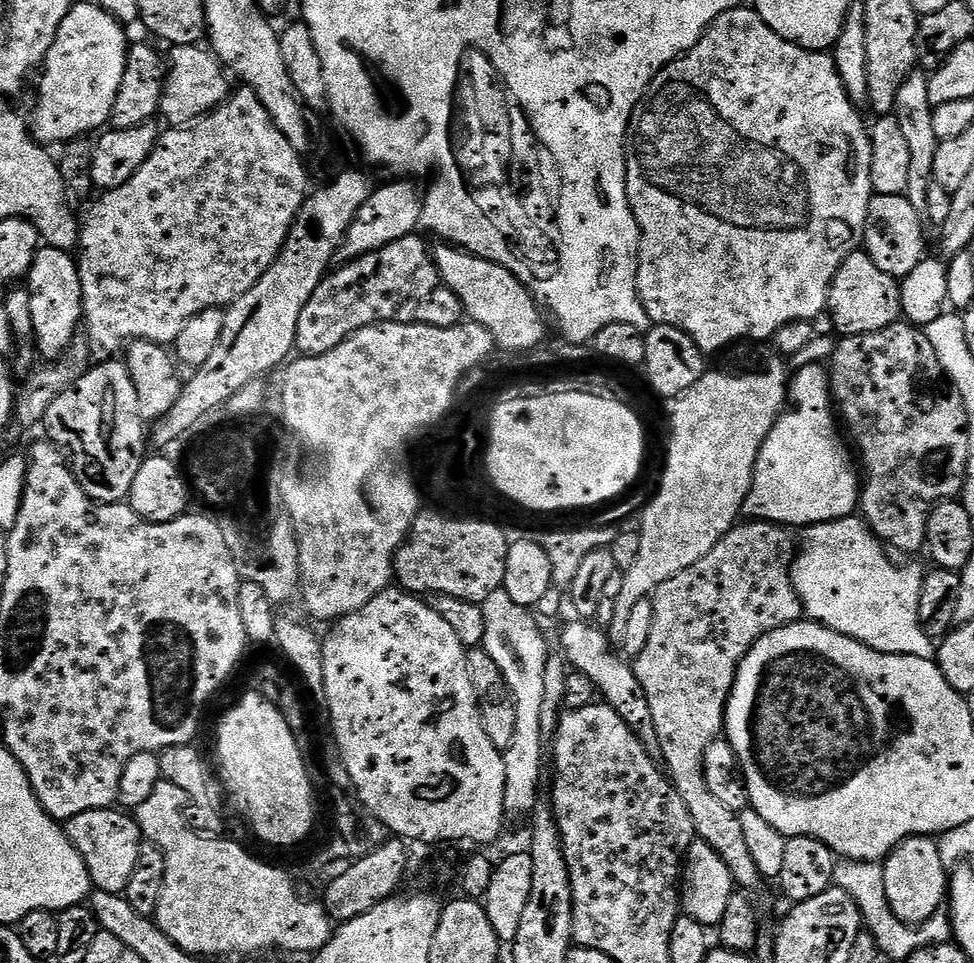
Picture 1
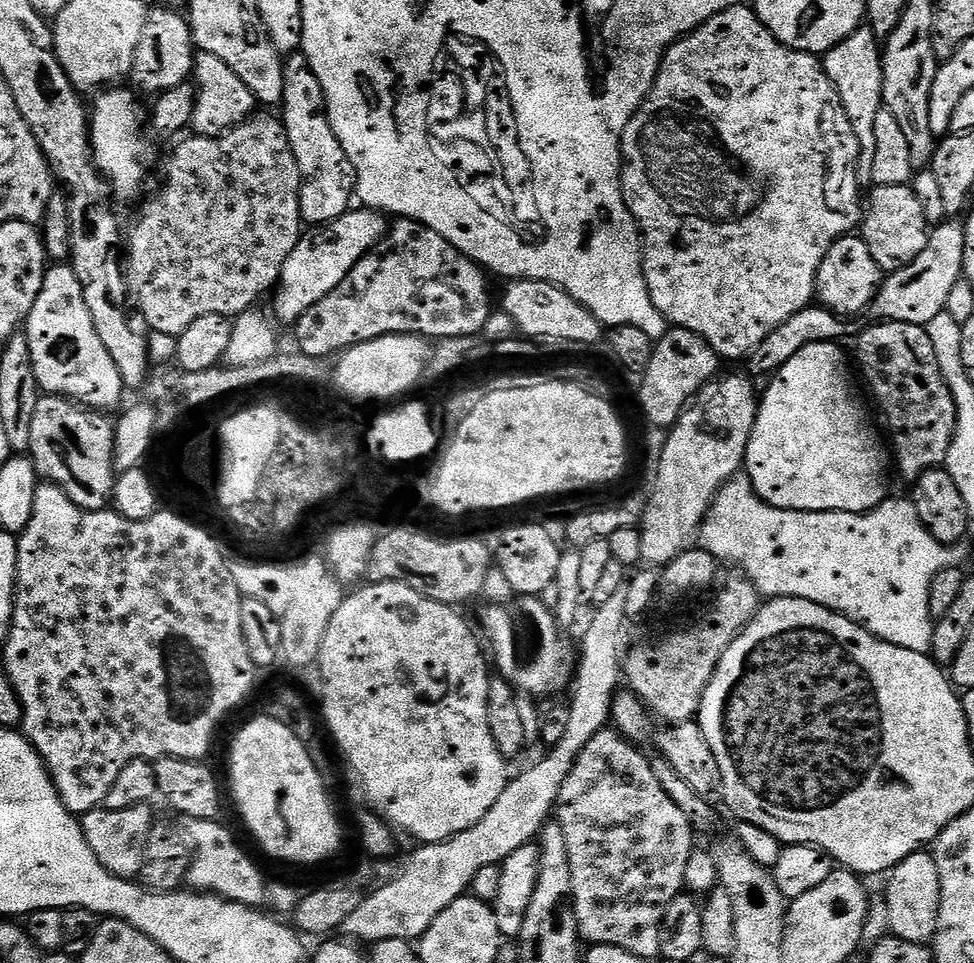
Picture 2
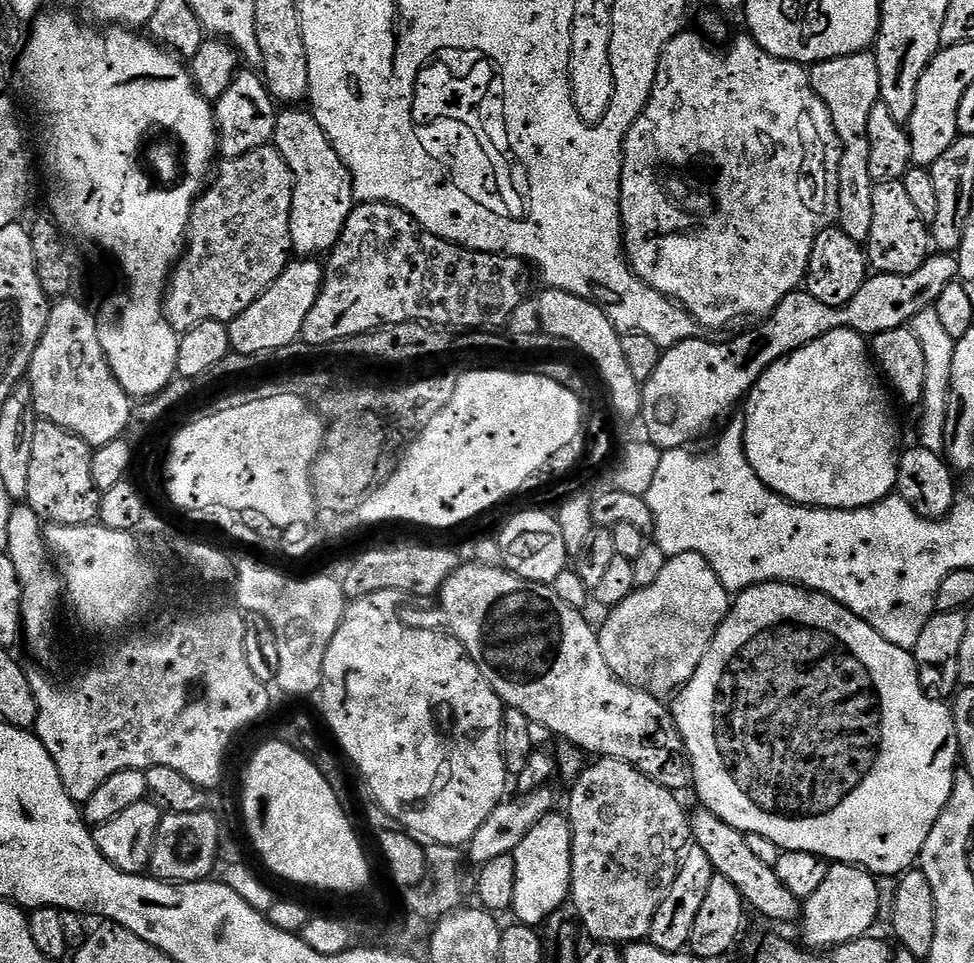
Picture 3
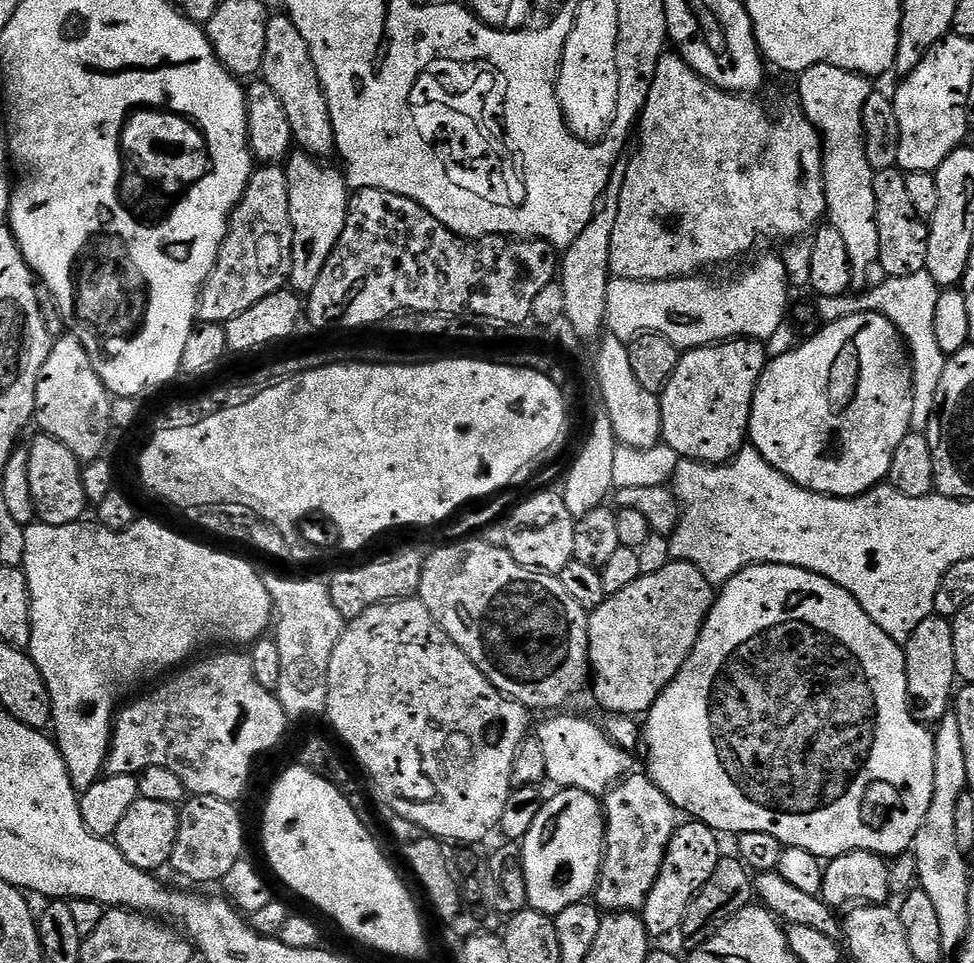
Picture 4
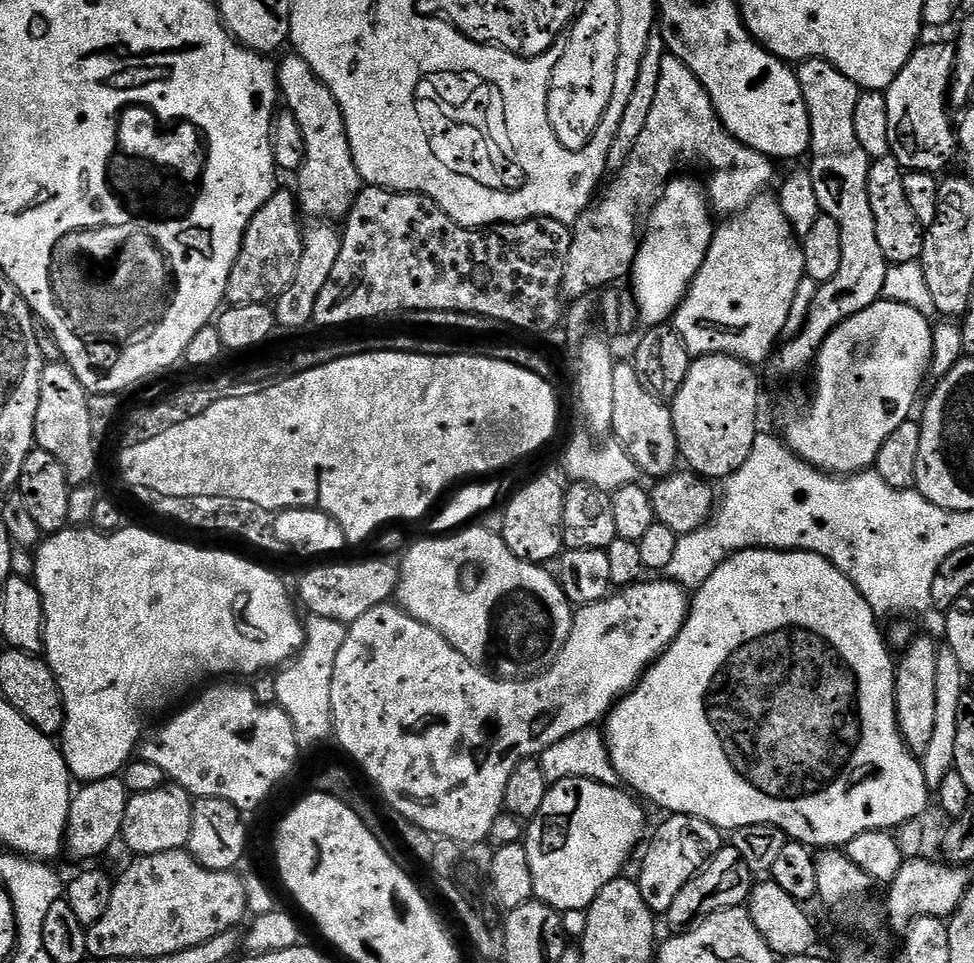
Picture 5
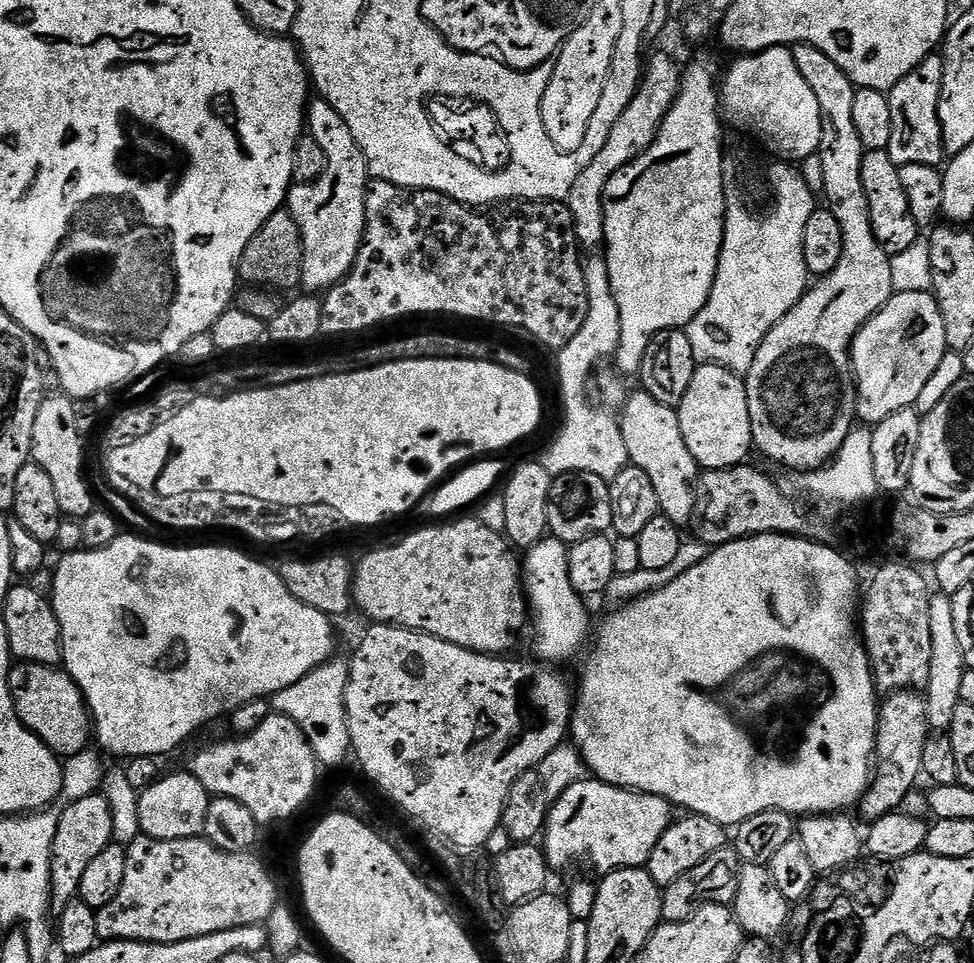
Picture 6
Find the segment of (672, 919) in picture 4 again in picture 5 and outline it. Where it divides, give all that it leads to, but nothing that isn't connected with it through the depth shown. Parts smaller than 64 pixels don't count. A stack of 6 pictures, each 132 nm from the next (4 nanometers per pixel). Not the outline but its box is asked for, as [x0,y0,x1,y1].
[638,814,722,914]

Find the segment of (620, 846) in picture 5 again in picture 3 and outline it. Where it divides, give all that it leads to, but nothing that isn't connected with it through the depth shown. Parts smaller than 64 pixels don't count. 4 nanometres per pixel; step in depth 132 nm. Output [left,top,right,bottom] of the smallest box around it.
[510,814,572,926]

